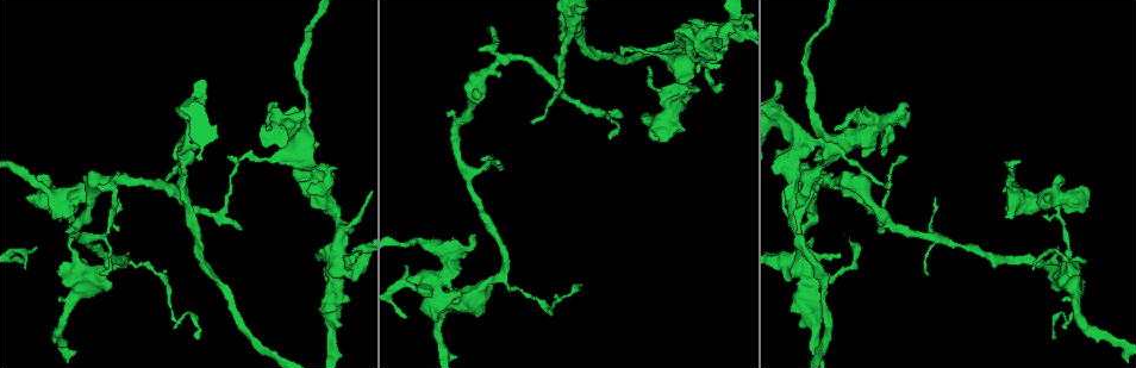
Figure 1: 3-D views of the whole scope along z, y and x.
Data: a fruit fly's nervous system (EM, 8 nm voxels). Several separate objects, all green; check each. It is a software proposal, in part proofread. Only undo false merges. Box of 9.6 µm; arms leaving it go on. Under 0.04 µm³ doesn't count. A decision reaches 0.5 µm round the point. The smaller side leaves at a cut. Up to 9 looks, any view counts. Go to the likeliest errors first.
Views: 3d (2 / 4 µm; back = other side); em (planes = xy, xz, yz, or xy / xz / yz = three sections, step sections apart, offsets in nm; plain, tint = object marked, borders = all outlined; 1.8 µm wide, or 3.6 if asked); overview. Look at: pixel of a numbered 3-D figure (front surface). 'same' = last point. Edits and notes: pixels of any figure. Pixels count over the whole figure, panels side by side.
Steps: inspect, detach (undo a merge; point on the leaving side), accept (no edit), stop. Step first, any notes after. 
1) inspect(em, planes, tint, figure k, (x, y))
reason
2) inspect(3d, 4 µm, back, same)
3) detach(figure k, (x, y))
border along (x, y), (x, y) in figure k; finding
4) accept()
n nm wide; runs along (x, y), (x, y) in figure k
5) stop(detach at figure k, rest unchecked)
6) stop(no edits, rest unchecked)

inspect(em, xy, step 8, tint, figure 1, (798, 263))
sudden change in width

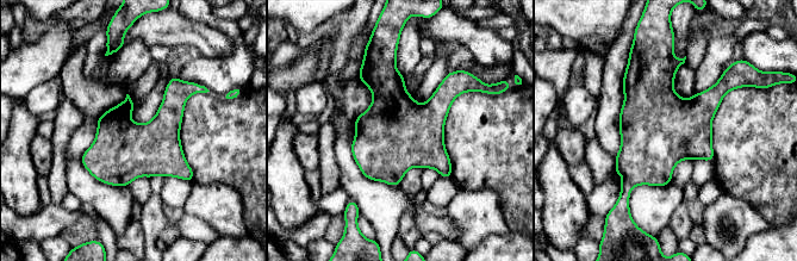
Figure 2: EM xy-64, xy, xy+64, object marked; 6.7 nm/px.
accept()
one neuron here

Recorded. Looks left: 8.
inspect(3d, 4 µm, figure 1, (1053, 199))
three arms meet

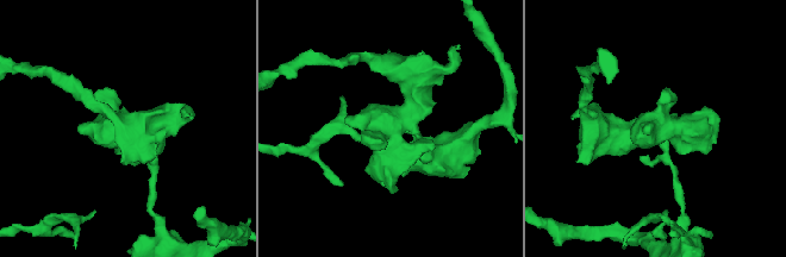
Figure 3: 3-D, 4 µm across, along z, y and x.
inspect(em, planes, tint, figure 3, (406, 124))
shape alone is not enough

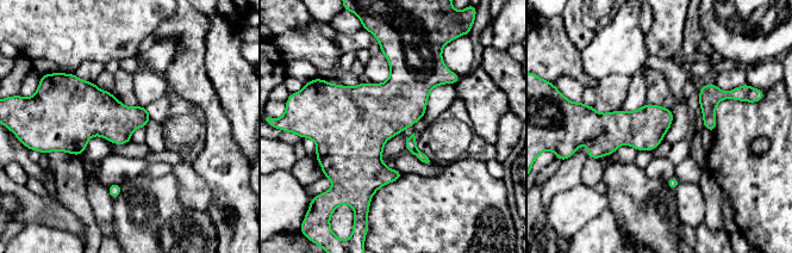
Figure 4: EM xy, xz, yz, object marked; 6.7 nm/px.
accept()
all the same neuron

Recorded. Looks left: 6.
inspect(em, xz, step 16, tint, figure 1, (800, 133))
abrupt turn

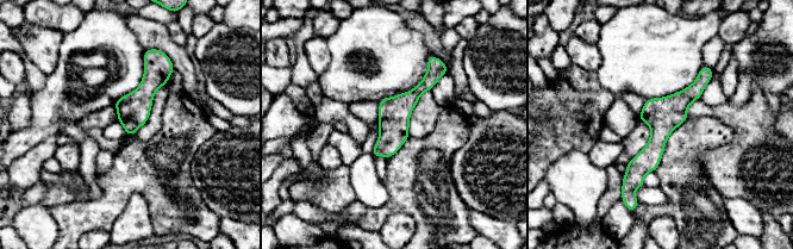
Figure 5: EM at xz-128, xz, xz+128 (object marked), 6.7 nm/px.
inspect(em, planes, borders, same)
another direction

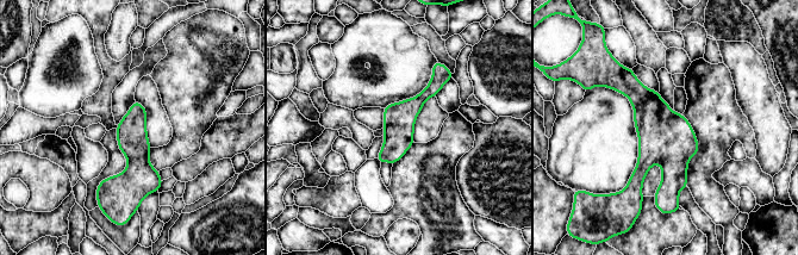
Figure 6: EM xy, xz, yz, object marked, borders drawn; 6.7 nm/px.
accept()
runs along (436, 70), (380, 159) in figure 6; one neuron here

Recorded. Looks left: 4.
inspect(em, xz, step 4, tint, figure 1, (468, 295))
branch point

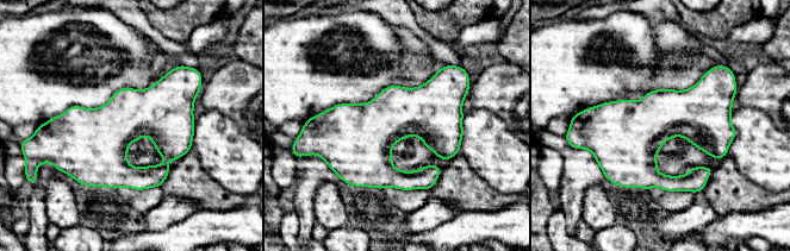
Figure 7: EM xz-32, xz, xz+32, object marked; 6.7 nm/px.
inspect(em, planes, tint, same)
another direction

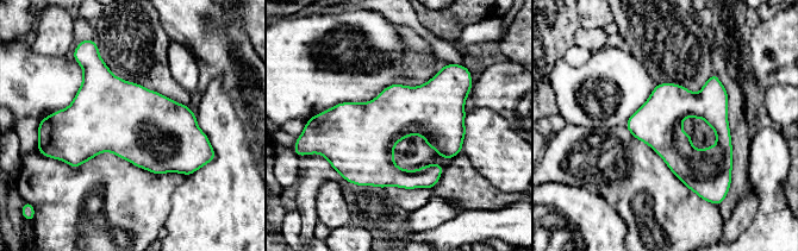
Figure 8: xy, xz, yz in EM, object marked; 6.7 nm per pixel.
accept()
320 nm wide; one neuron here

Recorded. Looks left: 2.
stop(no edits, rest unchecked)

